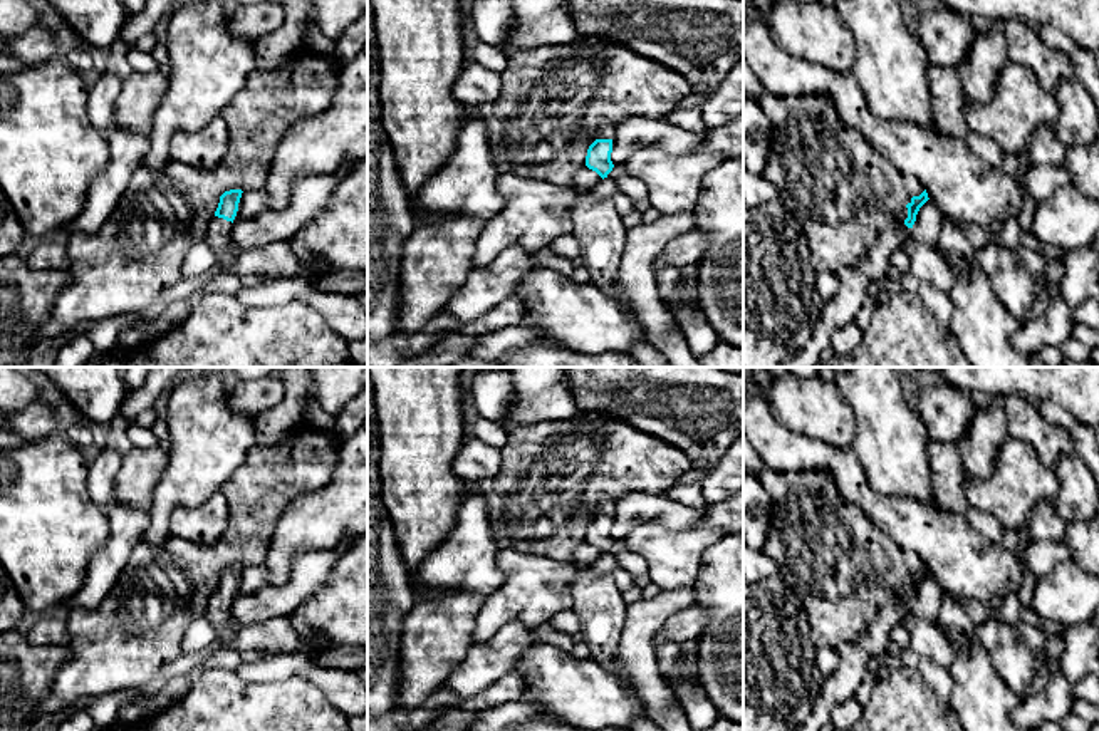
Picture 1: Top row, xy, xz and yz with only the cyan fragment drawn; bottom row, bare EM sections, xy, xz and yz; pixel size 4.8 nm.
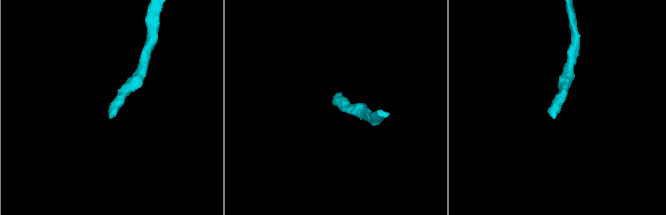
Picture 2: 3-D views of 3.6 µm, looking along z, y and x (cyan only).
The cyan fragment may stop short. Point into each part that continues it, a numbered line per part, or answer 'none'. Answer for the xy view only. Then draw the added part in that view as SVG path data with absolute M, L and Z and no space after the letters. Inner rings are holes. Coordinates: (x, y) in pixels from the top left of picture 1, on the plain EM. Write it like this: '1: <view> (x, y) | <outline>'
1: xy (218, 607) | M213 592L205 607L205 617L216 632L216 640L230 642L240 632L240 625L232 619L233 599Z

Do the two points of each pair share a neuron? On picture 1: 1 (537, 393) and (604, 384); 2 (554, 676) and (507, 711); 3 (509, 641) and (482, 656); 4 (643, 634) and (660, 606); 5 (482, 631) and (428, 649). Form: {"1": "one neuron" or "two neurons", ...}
{"1": "two neurons", "2": "two neurons", "3": "one neuron", "4": "one neuron", "5": "two neurons"}

